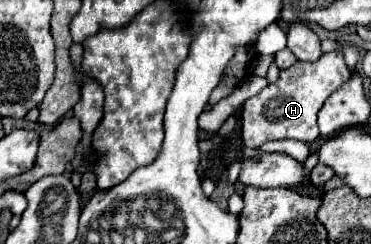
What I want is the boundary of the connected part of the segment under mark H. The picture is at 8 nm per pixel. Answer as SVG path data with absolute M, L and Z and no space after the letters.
M339 50L323 54L317 62L295 62L293 66L281 70L277 82L263 88L259 94L251 96L243 104L241 114L241 130L243 130L243 144L249 148L259 148L269 140L303 140L313 142L319 138L317 126L317 112L321 104L345 82L353 76L353 70L345 64L343 54Z

